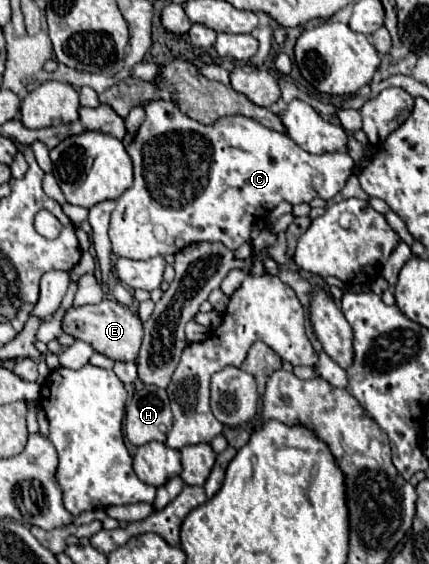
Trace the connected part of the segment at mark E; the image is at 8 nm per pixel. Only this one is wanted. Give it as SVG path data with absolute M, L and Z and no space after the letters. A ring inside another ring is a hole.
M103 299L97 305L83 305L83 307L71 305L61 319L61 329L73 339L89 343L97 353L111 357L113 361L135 361L143 335L143 325L139 317L131 313L127 307L123 307L121 303L109 299Z

